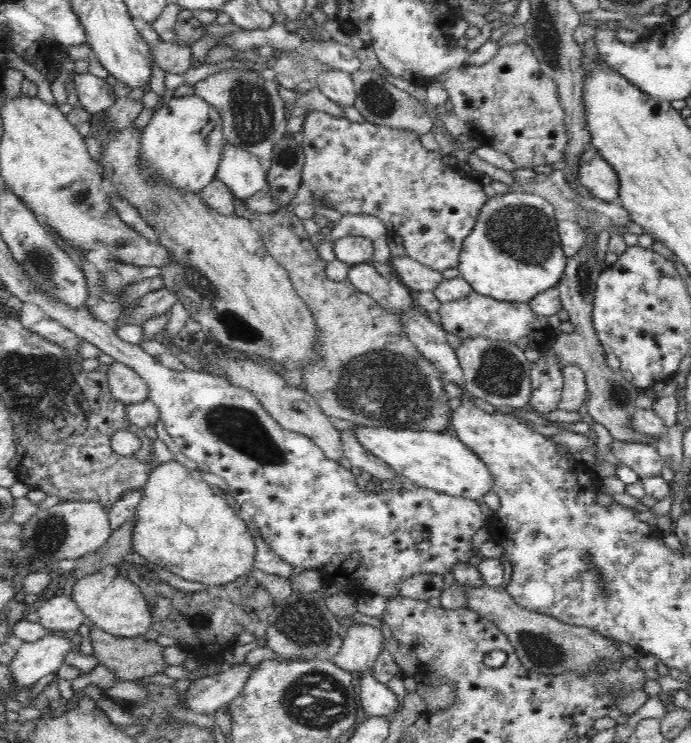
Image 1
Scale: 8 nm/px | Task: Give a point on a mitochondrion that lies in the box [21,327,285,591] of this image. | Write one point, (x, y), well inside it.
(49, 533)

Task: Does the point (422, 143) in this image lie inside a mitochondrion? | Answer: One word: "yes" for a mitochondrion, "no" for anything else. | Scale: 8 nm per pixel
no

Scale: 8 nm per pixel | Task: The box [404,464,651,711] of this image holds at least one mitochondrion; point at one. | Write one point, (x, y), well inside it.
(544, 653)

